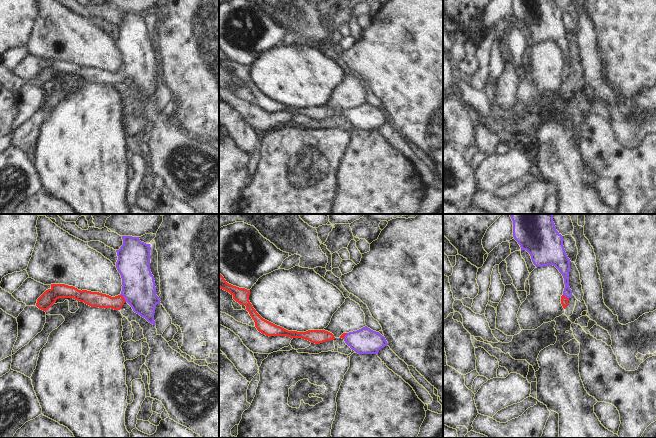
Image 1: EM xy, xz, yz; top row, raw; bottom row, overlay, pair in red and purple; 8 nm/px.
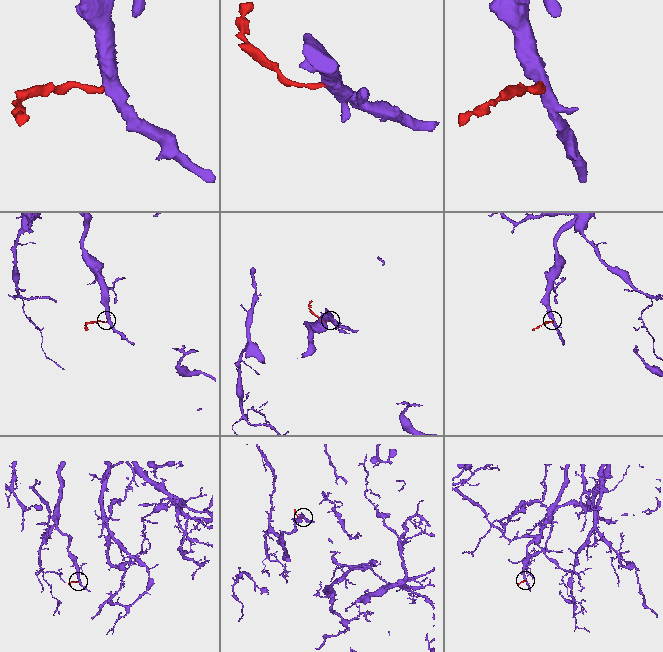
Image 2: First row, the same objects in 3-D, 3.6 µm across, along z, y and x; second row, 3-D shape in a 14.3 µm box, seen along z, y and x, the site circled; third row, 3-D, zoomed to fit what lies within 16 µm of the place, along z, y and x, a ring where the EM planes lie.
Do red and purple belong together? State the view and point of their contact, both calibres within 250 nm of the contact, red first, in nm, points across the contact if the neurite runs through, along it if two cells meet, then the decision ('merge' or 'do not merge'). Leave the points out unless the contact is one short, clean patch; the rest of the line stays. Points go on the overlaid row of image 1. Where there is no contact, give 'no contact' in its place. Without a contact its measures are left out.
contact xy (123, 298); calibres 130 and 260 nm; way xy (94, 299), (123, 298), (130, 293), (139, 291); merge

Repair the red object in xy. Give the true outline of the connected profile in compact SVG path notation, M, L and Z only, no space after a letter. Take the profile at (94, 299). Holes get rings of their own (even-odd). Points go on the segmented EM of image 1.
M122 236L122 239L123 245L116 250L116 268L123 285L120 295L111 297L65 284L51 284L51 288L37 299L36 306L46 312L57 299L73 298L91 307L120 310L127 302L135 313L156 325L155 307L161 302L156 295L154 276L150 270L150 244L141 242L139 237Z

